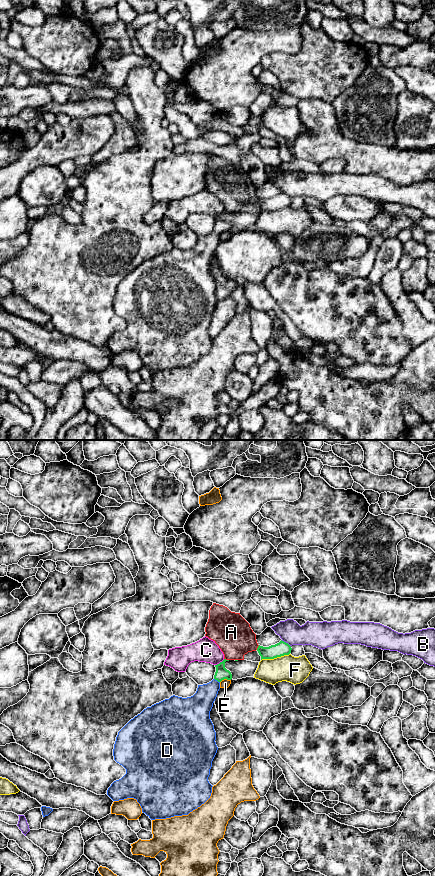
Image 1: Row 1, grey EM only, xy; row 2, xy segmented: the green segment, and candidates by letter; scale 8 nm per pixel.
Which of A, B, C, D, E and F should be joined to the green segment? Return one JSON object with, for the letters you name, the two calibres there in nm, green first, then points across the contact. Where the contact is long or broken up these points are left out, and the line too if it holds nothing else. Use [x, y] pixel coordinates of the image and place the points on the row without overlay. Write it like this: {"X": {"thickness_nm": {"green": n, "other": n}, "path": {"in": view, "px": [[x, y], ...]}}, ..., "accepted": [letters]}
{"D": {"thickness_nm": {"green": 100, "other": 200}, "path": {"in": "xy", "px": [[221, 225], [217, 232], [199, 257]]}}, "accepted": ["D"]}

